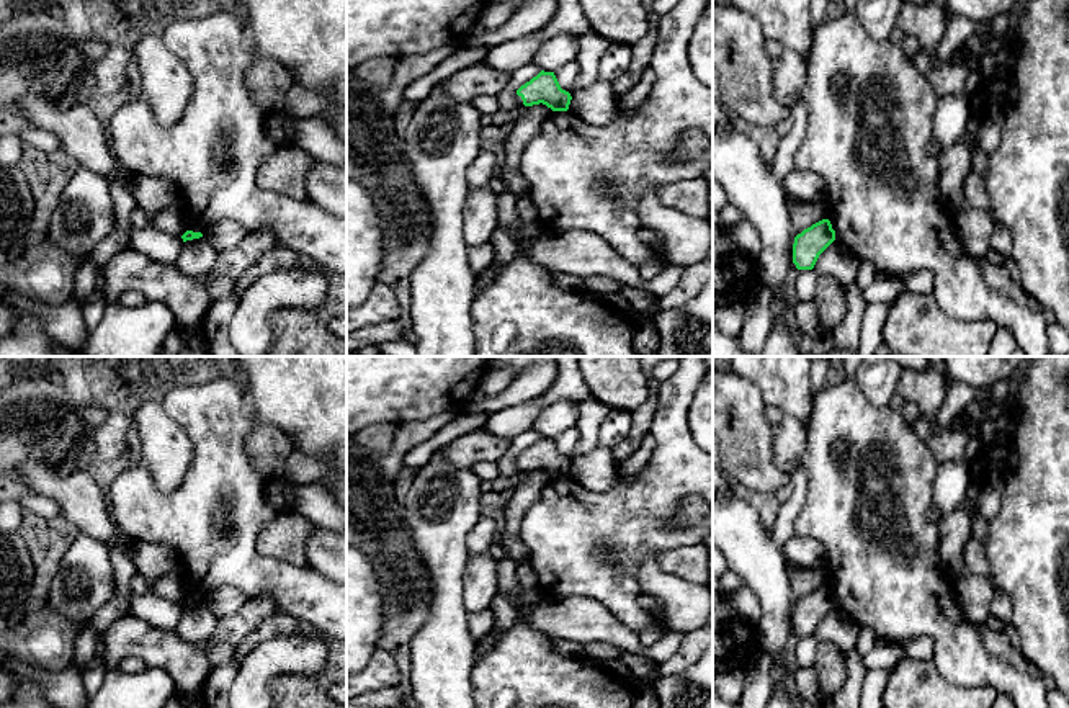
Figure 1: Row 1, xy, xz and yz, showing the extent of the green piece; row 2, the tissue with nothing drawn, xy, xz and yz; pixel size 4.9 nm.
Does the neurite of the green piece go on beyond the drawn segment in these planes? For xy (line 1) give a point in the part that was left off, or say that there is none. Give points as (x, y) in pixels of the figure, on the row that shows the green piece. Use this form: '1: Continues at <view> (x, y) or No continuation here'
1: No continuation here

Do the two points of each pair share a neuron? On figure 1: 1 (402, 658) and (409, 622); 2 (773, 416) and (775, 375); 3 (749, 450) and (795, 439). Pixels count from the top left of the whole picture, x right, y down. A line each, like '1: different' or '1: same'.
1: same
2: different
3: different

